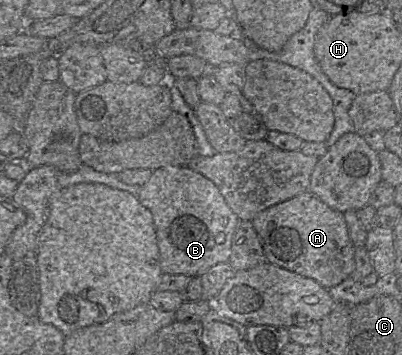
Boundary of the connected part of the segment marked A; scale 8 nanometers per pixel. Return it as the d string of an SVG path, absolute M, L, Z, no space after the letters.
M305 191L258 213L252 225L262 245L265 262L313 279L326 289L351 277L354 251L344 213L331 209L316 195Z

